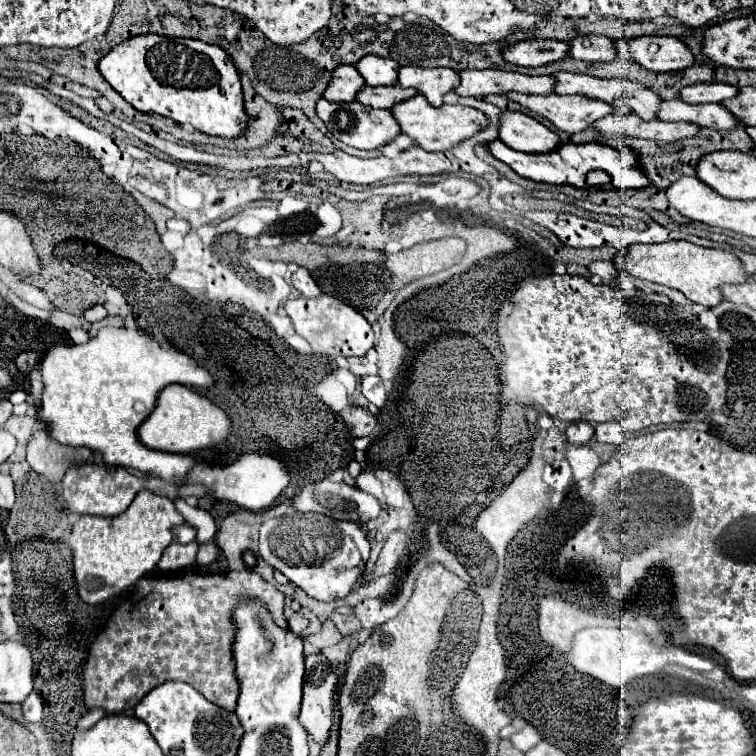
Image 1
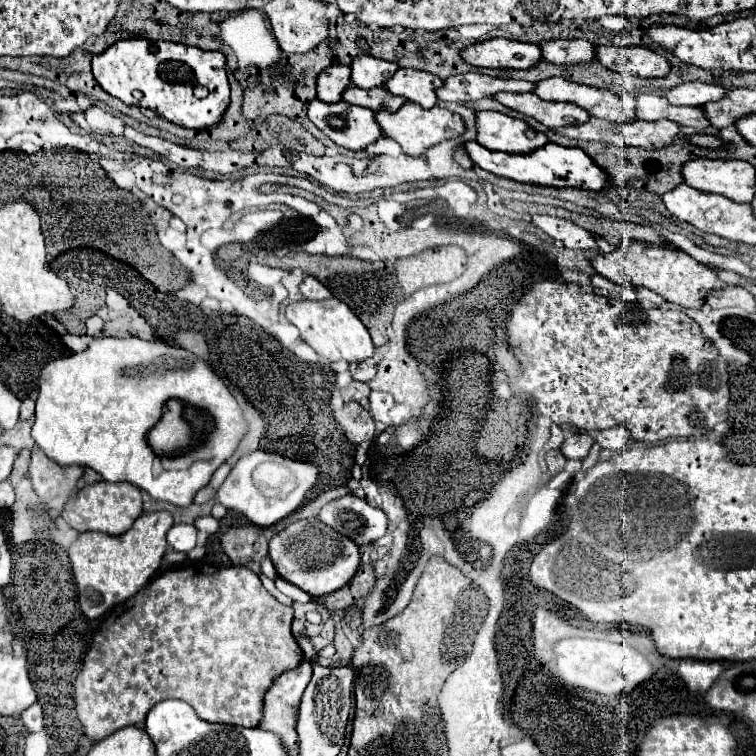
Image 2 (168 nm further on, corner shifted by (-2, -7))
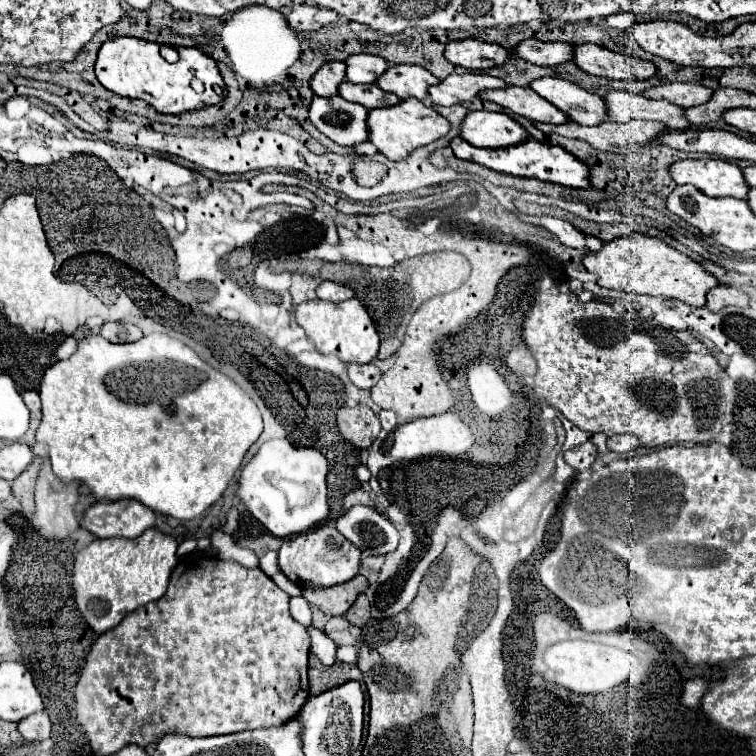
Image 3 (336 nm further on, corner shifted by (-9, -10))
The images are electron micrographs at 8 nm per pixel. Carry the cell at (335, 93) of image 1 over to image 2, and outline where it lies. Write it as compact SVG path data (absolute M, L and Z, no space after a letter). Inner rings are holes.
M330 66L318 74L316 92L318 98L324 102L340 102L342 90L350 84L350 66Z

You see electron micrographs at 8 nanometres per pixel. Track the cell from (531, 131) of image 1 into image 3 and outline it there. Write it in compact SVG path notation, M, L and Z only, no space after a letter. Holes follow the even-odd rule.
M471 111L461 125L461 137L475 147L501 149L525 143L529 133L507 113Z

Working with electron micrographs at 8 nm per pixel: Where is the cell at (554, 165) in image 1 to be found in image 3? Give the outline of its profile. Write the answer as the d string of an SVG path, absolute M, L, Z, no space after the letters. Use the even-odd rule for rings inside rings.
M453 139L451 149L453 149L455 157L459 157L459 159L473 161L473 163L485 165L493 171L507 173L513 177L529 177L529 179L549 181L549 183L557 183L557 185L565 185L565 187L573 187L573 189L589 187L589 167L581 159L573 157L573 153L569 153L557 145L529 139L527 143L505 147L505 149L479 149L479 147L465 143L465 139Z

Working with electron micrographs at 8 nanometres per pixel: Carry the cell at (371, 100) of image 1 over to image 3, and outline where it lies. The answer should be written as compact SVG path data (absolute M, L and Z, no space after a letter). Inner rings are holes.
M349 81L341 83L339 87L339 95L351 103L359 103L367 109L375 109L375 107L393 107L399 105L401 99L397 99L397 95L393 93L385 93L381 91L381 87L377 87L377 83L369 83L369 85L353 85Z

